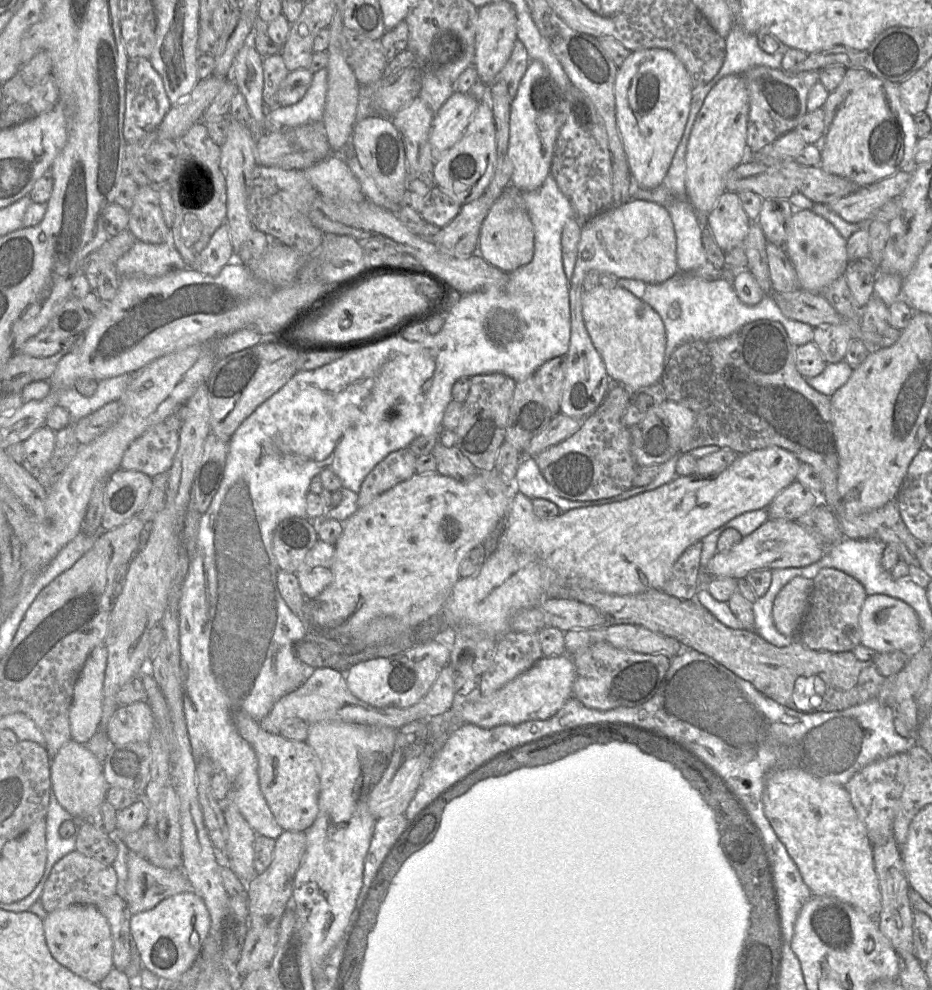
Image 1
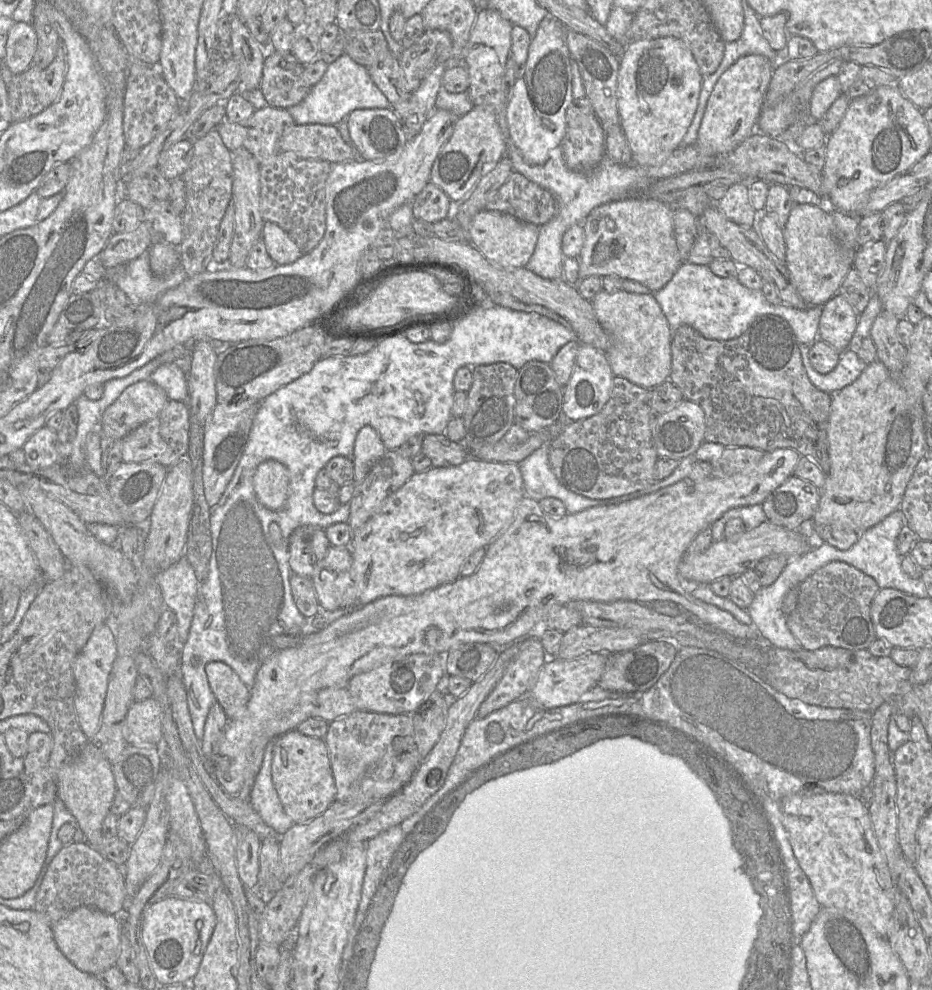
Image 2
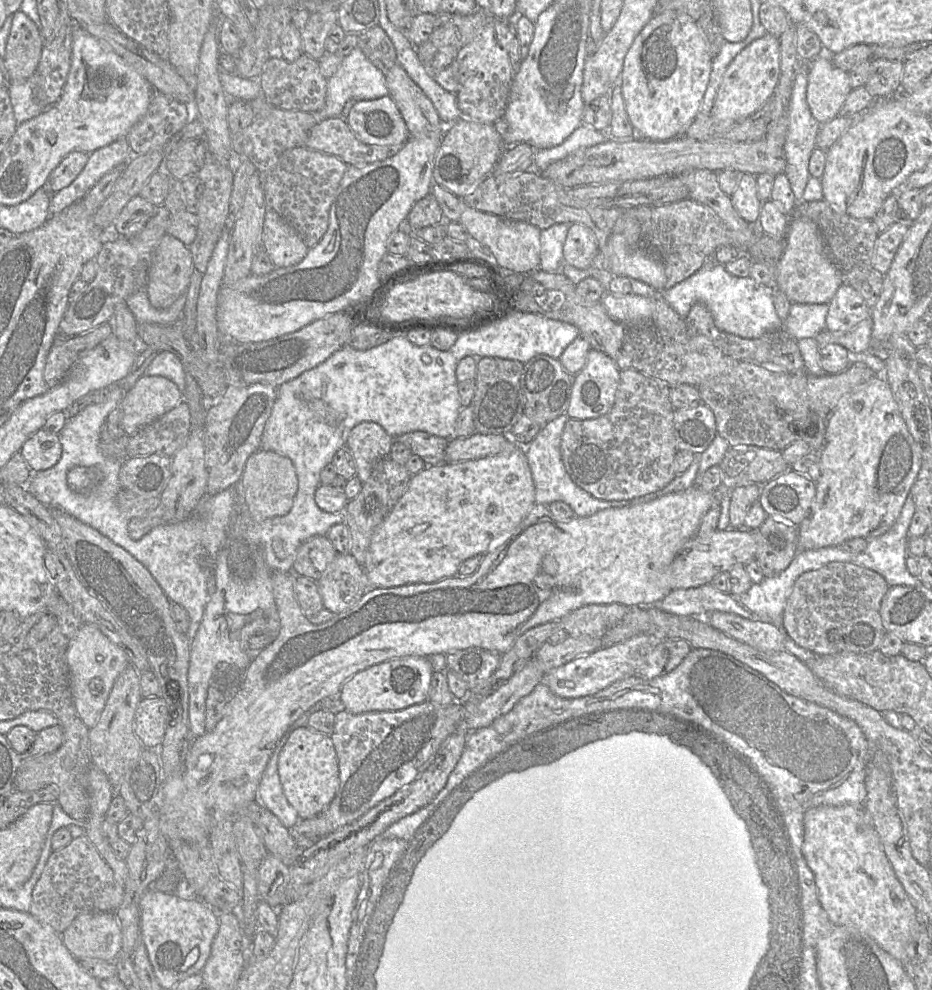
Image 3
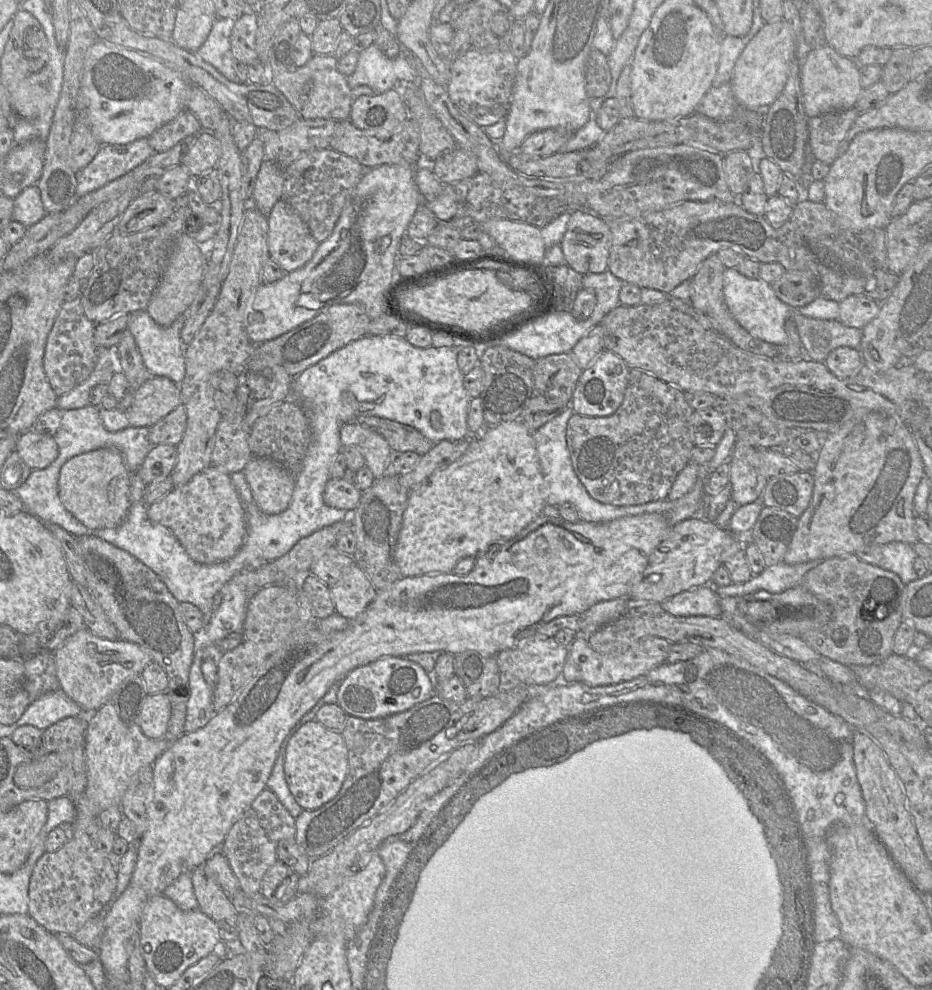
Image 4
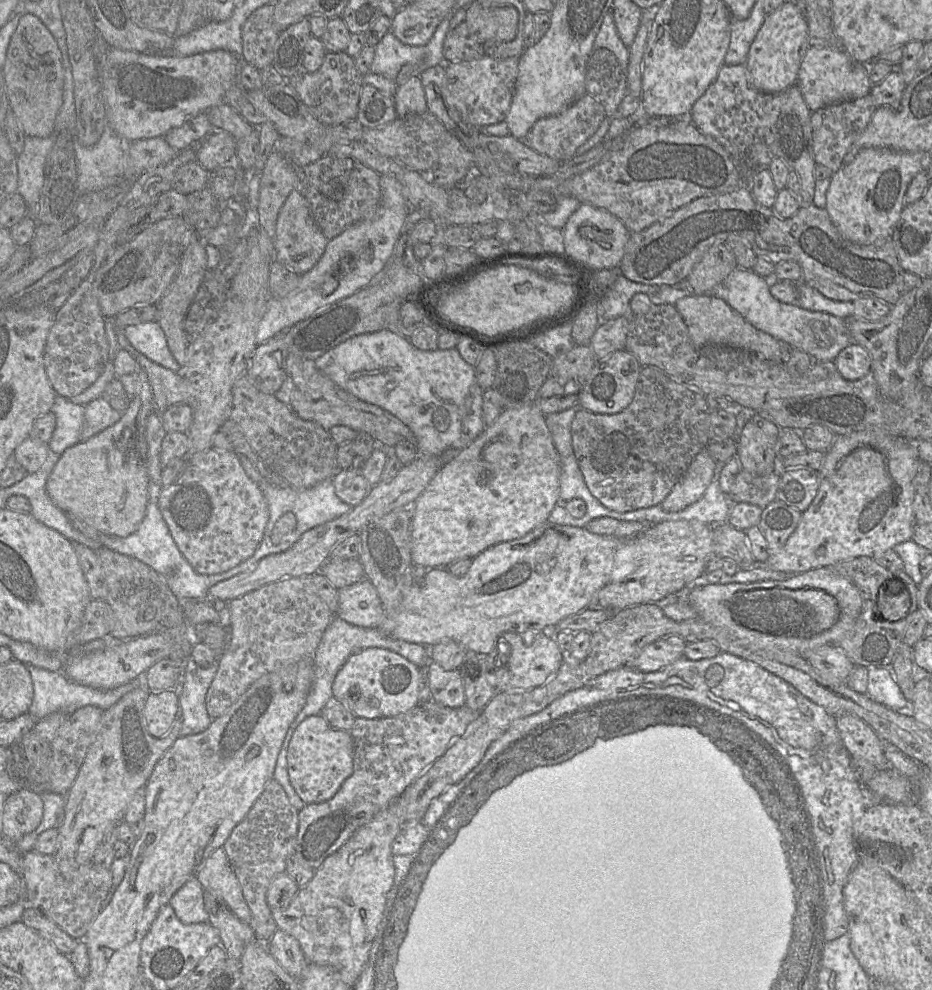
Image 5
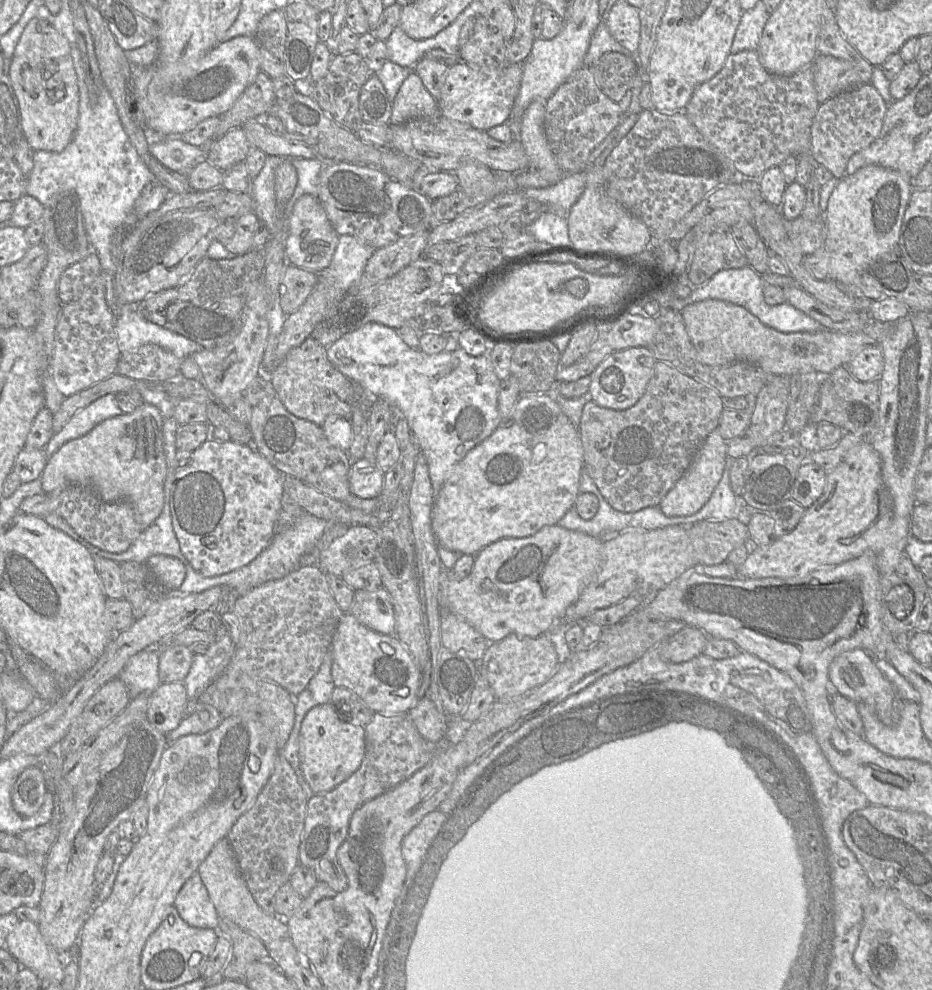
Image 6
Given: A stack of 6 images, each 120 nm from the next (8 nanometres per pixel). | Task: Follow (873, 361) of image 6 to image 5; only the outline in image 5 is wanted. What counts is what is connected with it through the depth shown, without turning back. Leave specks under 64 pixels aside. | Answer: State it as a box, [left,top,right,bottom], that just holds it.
[833,343,871,380]

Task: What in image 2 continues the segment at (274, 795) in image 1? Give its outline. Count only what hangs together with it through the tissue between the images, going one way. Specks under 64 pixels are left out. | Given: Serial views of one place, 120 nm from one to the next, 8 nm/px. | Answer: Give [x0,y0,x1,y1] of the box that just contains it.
[205,662,336,822]

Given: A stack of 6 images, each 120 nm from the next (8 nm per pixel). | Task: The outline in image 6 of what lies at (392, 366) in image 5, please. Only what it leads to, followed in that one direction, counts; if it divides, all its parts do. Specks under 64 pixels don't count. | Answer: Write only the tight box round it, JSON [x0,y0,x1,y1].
[327,322,503,503]

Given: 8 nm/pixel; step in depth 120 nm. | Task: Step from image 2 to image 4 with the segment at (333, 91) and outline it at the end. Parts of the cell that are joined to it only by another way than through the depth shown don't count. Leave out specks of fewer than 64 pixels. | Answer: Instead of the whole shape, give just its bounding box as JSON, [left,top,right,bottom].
[346,44,421,94]

